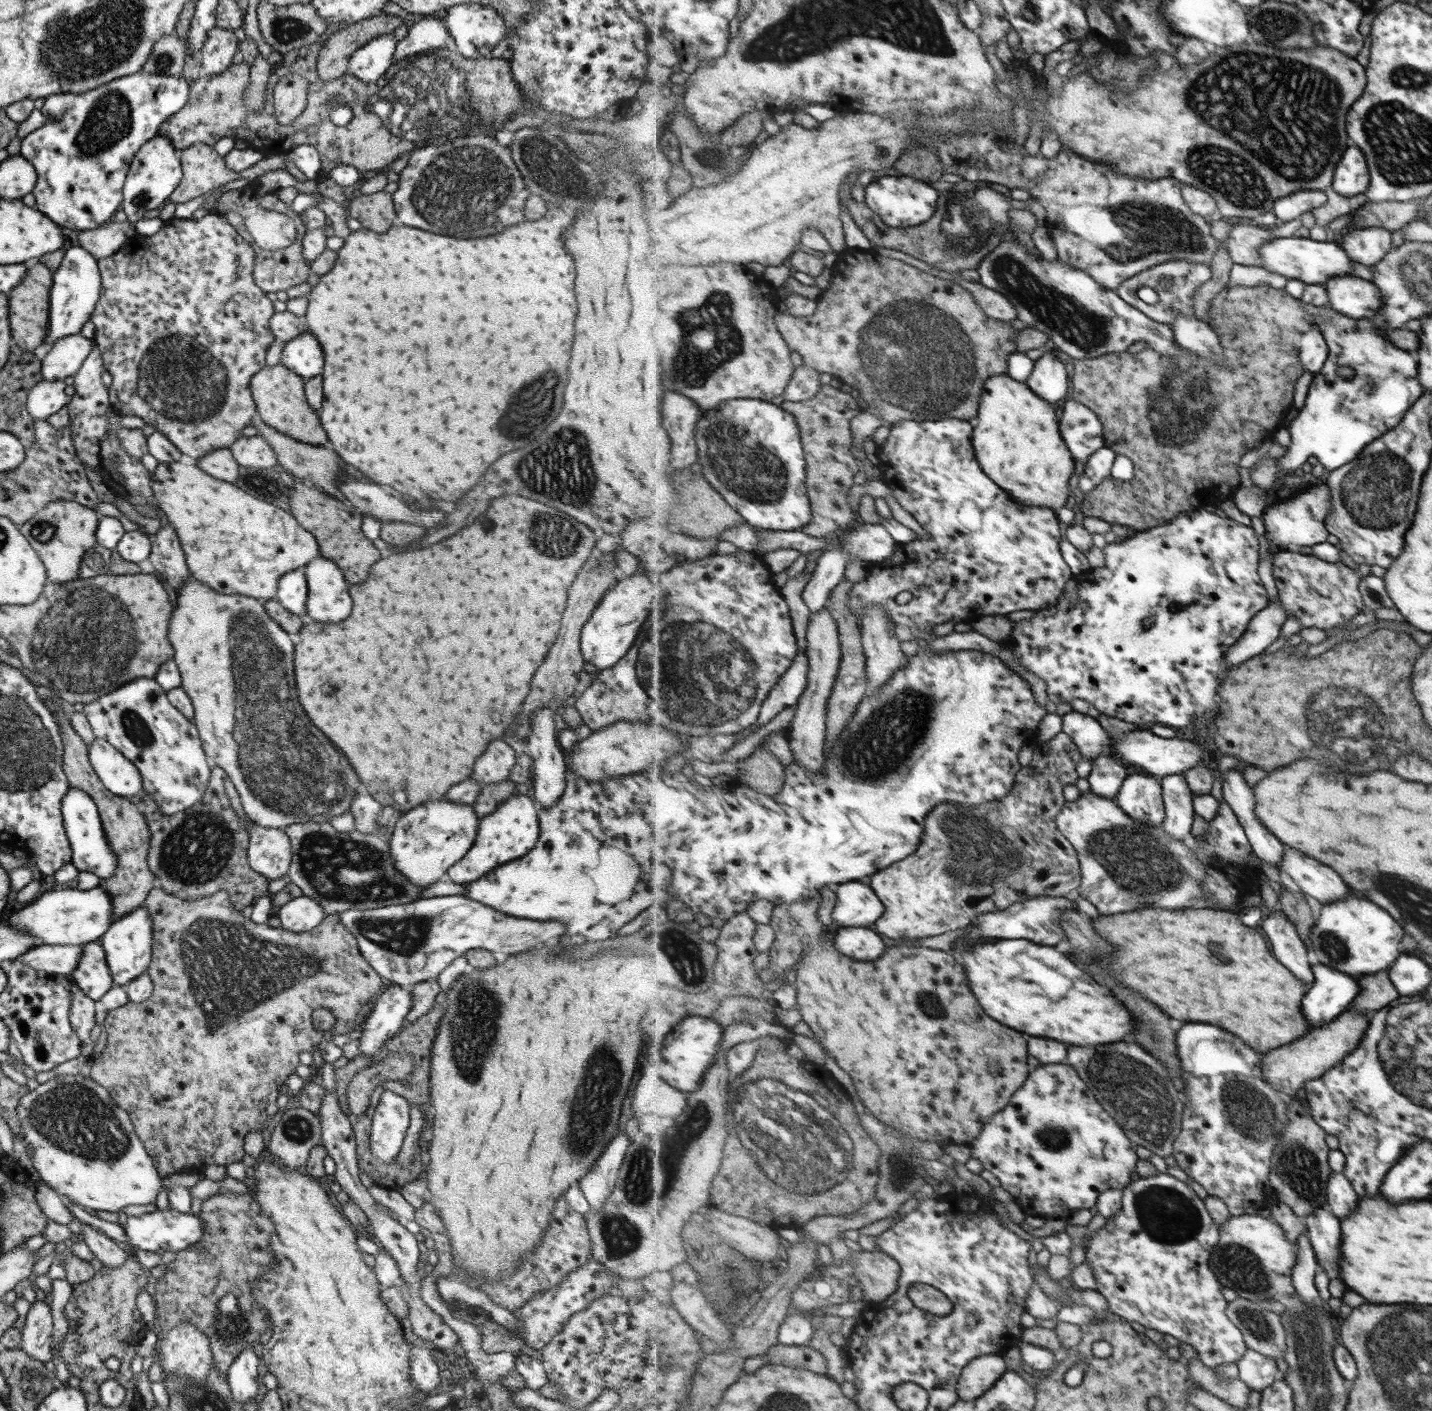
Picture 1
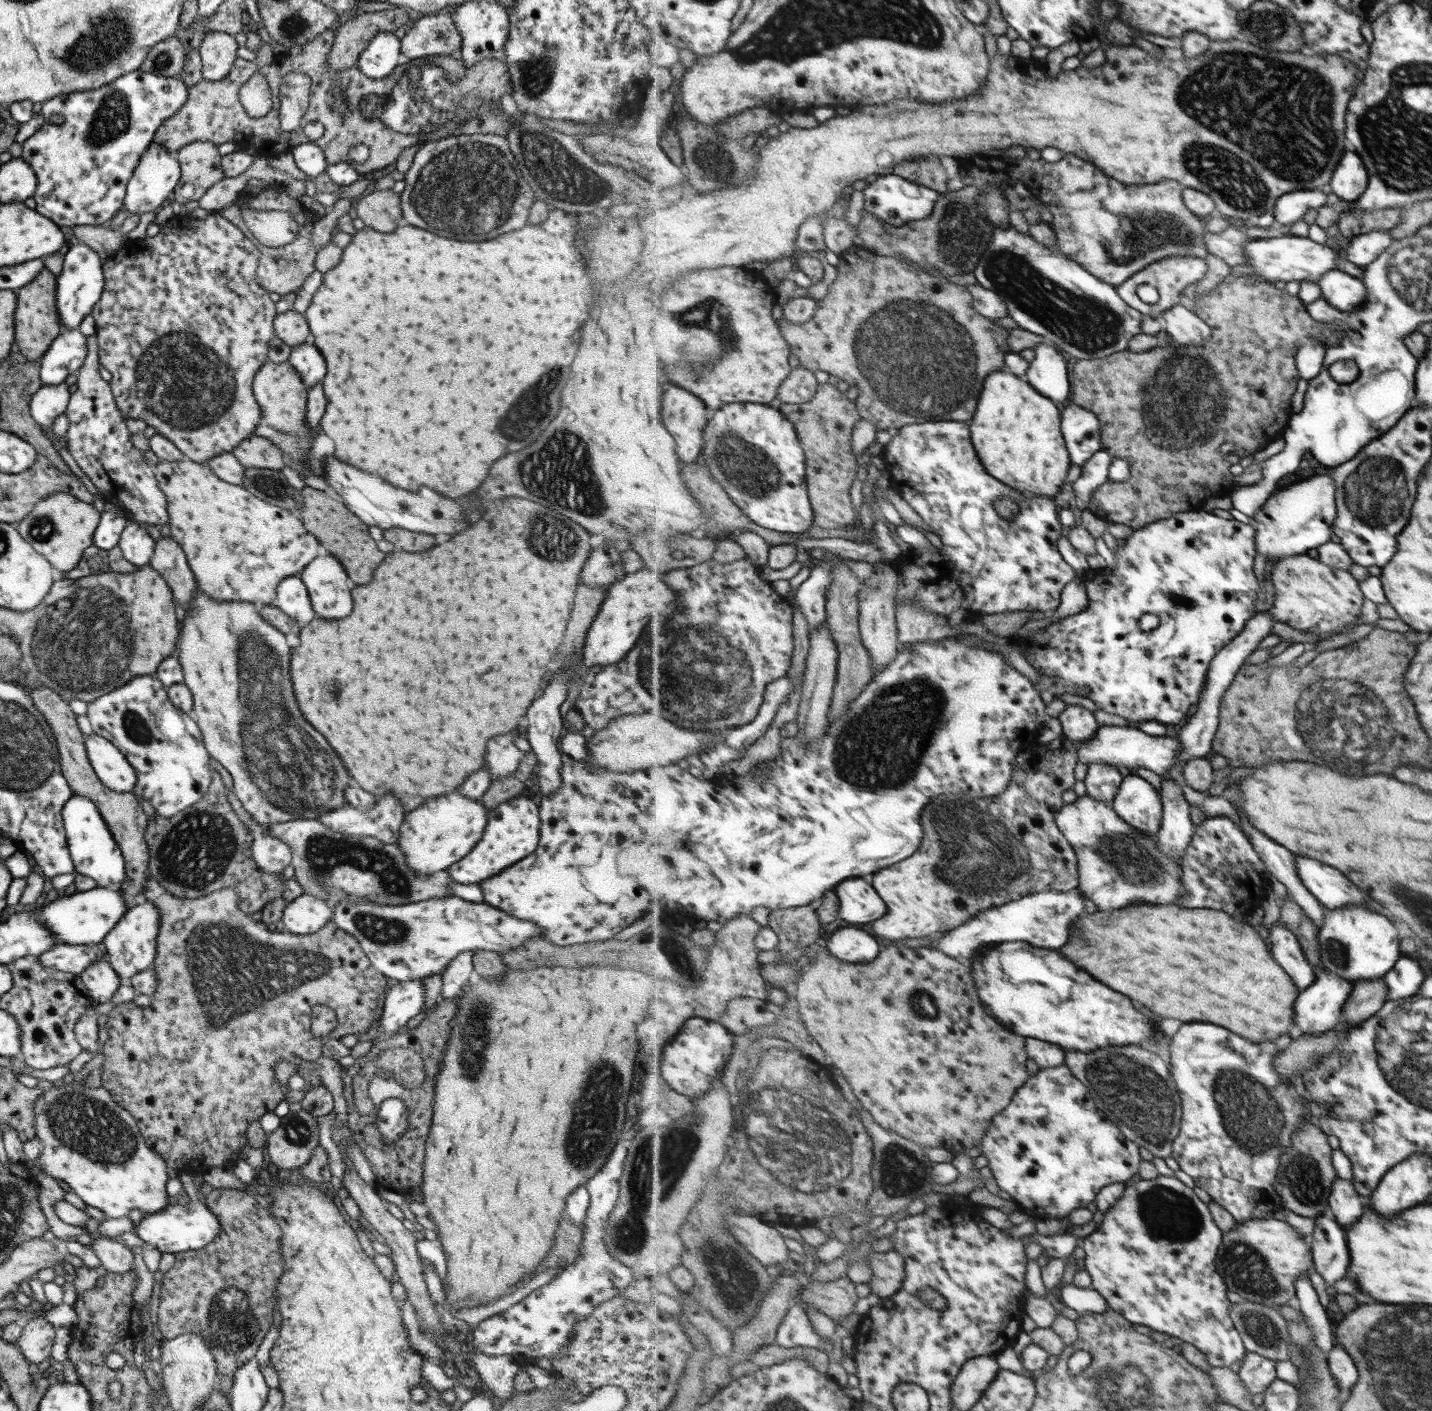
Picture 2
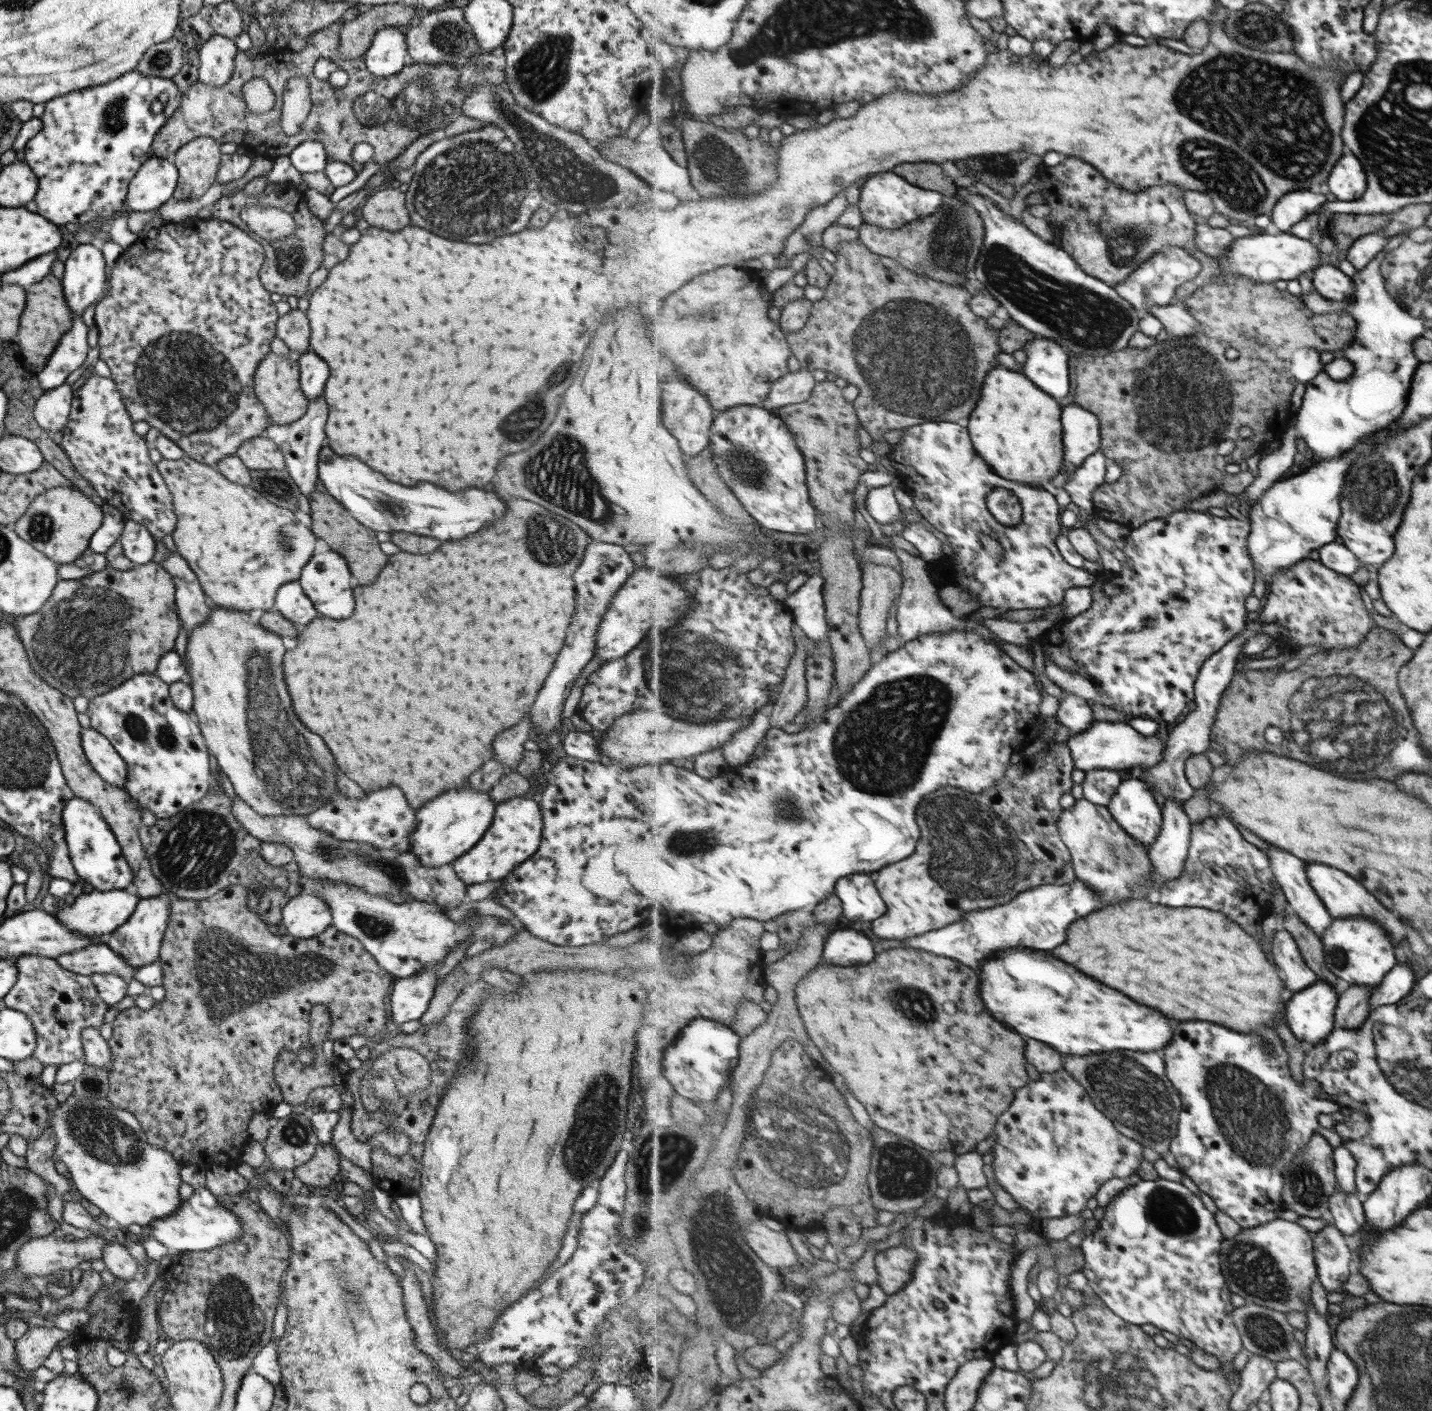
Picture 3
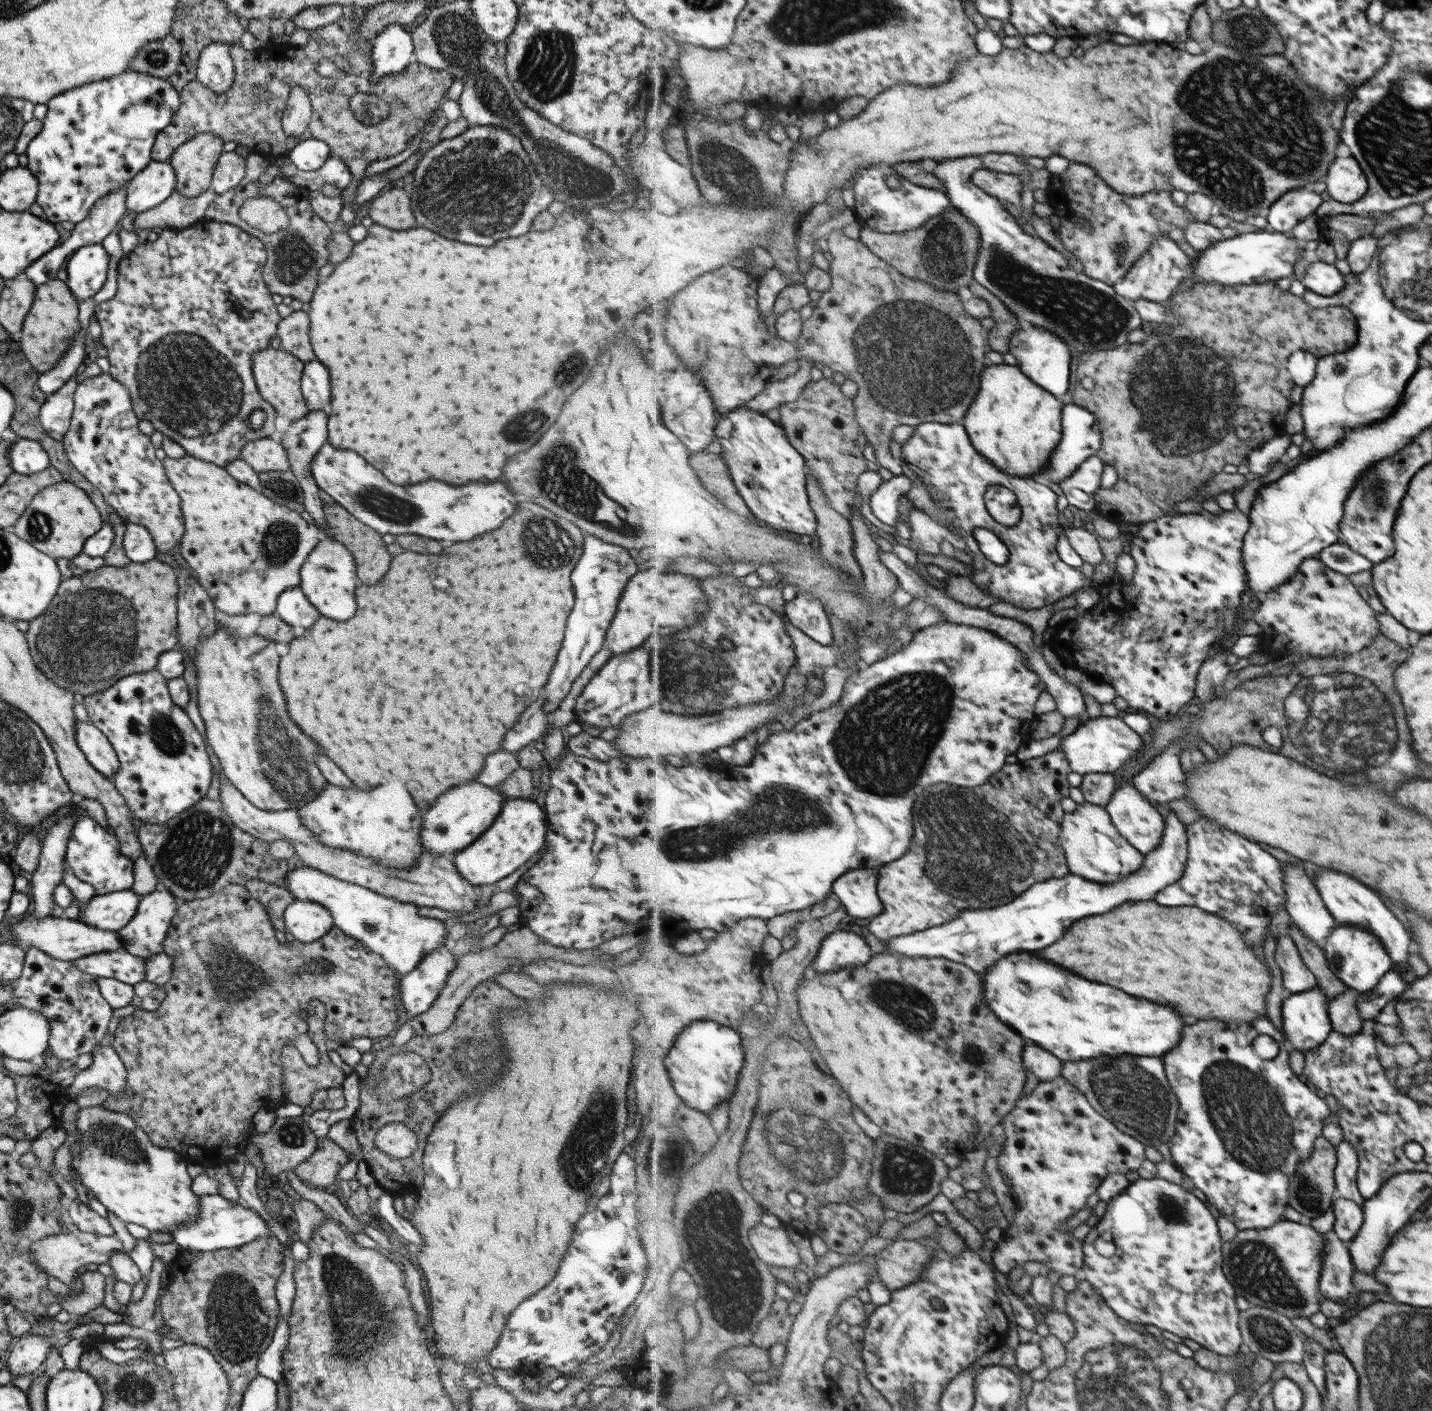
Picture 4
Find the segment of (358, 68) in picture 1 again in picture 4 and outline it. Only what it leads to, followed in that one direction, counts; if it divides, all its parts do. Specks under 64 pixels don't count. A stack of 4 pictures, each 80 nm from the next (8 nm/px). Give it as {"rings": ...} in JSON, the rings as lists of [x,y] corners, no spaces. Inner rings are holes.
{"rings":[[[403,25],[387,26],[375,36],[372,43],[371,58],[377,76],[403,72],[411,63],[417,62],[412,37]]]}

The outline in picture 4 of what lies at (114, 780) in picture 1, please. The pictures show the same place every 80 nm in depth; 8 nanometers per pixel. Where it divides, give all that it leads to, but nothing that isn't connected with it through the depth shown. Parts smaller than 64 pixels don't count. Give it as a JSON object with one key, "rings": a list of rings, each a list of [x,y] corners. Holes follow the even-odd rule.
{"rings":[[[91,722],[75,723],[77,744],[88,763],[106,779],[112,780],[118,773],[120,762],[108,737]]]}

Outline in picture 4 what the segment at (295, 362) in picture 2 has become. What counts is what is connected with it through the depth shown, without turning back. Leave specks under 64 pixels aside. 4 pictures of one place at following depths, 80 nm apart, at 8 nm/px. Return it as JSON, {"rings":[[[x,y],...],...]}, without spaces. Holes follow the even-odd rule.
{"rings":[[[318,360],[306,361],[300,379],[301,391],[310,411],[328,412],[330,404],[330,378],[324,364]]]}

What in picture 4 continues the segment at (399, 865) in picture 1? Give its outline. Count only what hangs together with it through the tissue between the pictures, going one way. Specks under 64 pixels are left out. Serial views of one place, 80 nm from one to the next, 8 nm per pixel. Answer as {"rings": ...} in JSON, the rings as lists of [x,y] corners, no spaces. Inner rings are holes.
{"rings":[[[470,782],[442,794],[430,809],[423,812],[424,821],[421,828],[423,852],[433,856],[452,857],[456,851],[464,850],[492,826],[498,814],[502,812],[506,800],[508,797],[501,794],[496,787],[486,787],[478,782]]]}

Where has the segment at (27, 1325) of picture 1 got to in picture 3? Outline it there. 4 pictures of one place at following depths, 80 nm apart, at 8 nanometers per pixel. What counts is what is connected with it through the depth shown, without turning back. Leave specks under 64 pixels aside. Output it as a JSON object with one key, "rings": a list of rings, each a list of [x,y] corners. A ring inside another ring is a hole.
{"rings":[[[30,1325],[28,1330],[15,1340],[16,1364],[24,1372],[34,1372],[43,1366],[57,1343],[74,1336],[79,1330],[60,1330],[56,1327]]]}

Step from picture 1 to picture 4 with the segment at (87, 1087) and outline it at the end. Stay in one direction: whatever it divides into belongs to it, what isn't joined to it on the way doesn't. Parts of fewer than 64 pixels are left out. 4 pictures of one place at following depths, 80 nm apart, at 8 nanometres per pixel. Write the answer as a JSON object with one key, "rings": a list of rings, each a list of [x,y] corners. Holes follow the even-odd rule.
{"rings":[[[103,1105],[86,1108],[80,1107],[76,1114],[75,1125],[79,1136],[76,1143],[73,1145],[81,1146],[82,1150],[80,1150],[80,1152],[71,1151],[71,1168],[75,1168],[80,1180],[82,1180],[82,1184],[84,1184],[84,1188],[86,1188],[88,1193],[94,1193],[94,1196],[100,1200],[100,1204],[106,1208],[107,1212],[113,1212],[116,1216],[118,1216],[118,1218],[120,1218],[120,1220],[123,1220],[124,1223],[137,1224],[150,1231],[156,1232],[169,1233],[172,1232],[172,1229],[180,1228],[180,1226],[184,1226],[184,1224],[194,1224],[194,1221],[199,1215],[199,1196],[192,1193],[190,1190],[193,1177],[186,1171],[186,1160],[184,1160],[179,1154],[176,1154],[173,1150],[156,1146],[148,1138],[144,1129],[140,1128],[131,1116],[128,1116],[123,1112],[113,1111],[112,1109],[105,1109]]]}

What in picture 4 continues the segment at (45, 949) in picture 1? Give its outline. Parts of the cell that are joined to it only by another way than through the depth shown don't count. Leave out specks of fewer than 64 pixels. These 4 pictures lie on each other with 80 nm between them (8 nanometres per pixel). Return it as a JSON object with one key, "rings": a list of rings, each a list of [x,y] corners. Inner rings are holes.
{"rings":[[[124,949],[99,952],[71,960],[71,962],[82,972],[98,976],[98,978],[114,977],[132,986],[144,981],[145,977],[146,960]]]}

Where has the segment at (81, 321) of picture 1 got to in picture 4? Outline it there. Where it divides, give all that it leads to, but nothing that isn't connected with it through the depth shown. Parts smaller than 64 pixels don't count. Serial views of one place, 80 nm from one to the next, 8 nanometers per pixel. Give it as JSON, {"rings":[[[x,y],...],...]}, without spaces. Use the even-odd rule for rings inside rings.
{"rings":[[[96,243],[77,248],[65,265],[68,274],[65,284],[76,300],[82,303],[103,288],[110,262],[106,249],[101,243]]]}

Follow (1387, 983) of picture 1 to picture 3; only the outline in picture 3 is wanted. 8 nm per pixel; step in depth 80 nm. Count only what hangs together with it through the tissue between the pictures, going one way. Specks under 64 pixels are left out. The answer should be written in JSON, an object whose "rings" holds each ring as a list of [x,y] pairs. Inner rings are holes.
{"rings":[[[1350,985],[1340,993],[1336,1011],[1336,1028],[1356,1030],[1363,1027],[1371,1014],[1371,996],[1376,987]]]}

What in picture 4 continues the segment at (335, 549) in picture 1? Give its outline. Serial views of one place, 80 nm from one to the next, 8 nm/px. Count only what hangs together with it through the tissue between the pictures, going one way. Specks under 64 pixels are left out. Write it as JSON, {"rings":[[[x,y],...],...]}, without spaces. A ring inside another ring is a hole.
{"rings":[[[338,503],[330,506],[323,504],[323,511],[325,524],[327,524],[325,532],[328,532],[328,535],[335,538],[338,542],[341,542],[352,553],[356,563],[358,578],[364,584],[368,584],[368,586],[376,584],[386,574],[386,570],[390,566],[390,560],[392,560],[392,554],[386,552],[386,546],[384,546],[386,543],[382,541],[383,536],[373,528],[366,526],[360,519],[352,516]]]}

